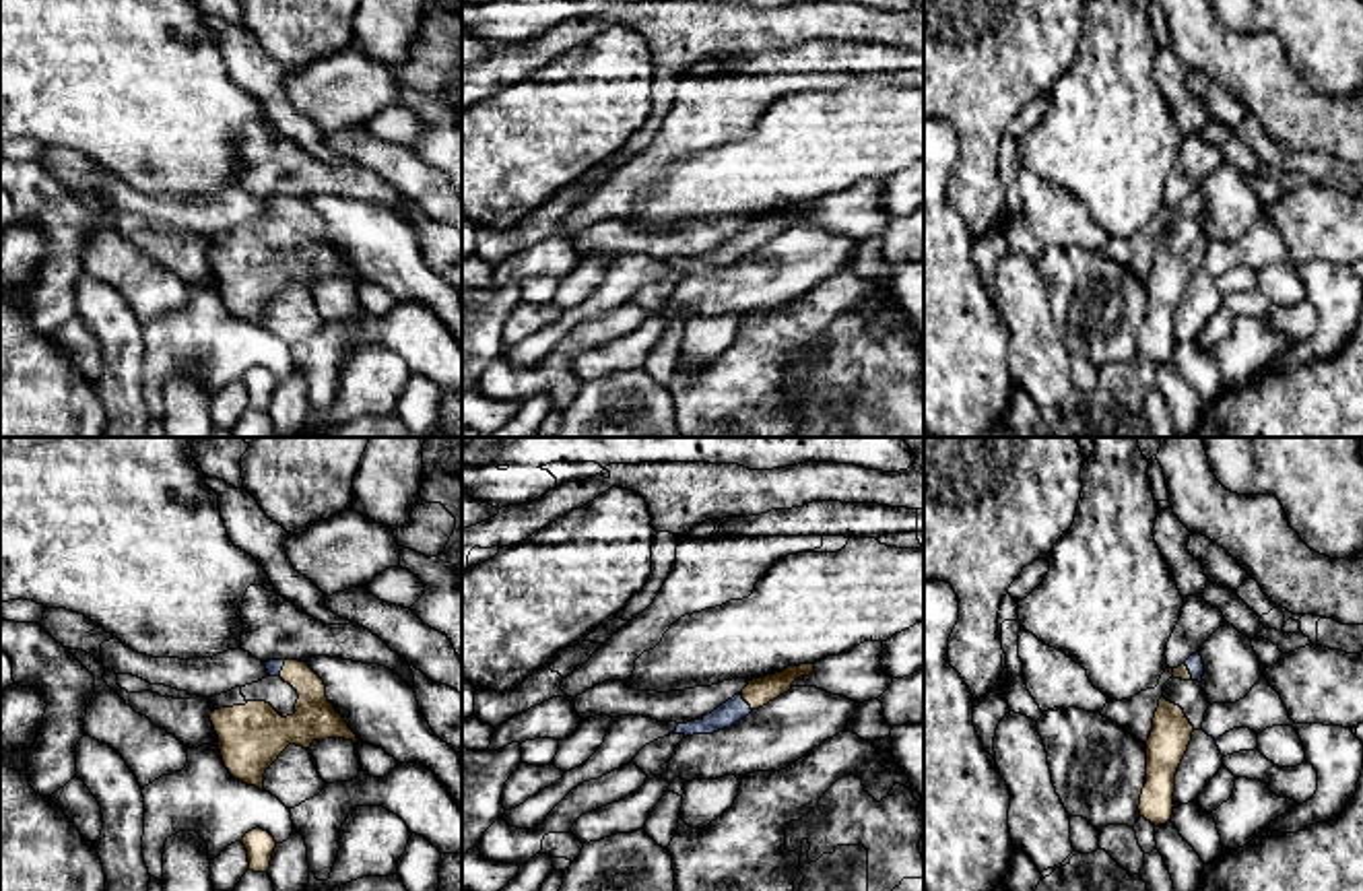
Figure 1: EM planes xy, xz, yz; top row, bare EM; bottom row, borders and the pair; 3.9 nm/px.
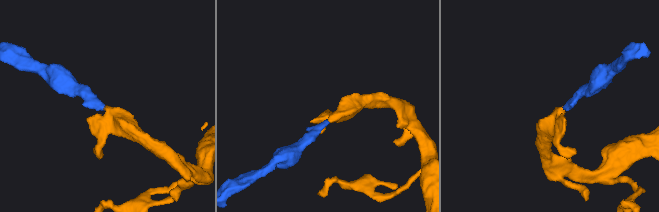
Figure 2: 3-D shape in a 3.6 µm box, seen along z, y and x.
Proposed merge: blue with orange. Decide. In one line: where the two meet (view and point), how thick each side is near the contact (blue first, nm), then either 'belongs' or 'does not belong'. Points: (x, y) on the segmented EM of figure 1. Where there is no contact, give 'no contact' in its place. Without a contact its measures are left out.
xz (745, 702) | 100/110 nm | belongs

